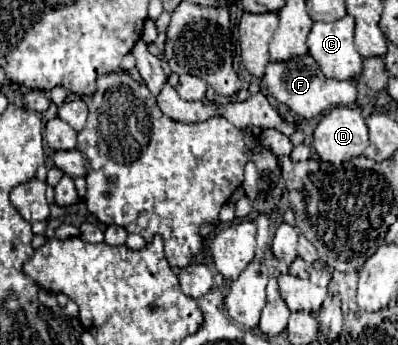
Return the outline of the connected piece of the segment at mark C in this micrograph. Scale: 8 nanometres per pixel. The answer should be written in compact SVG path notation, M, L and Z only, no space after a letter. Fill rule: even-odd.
M344 16L336 22L314 22L310 34L308 34L308 48L310 56L318 62L322 74L326 78L334 80L354 80L362 72L362 58L354 48L354 18Z

